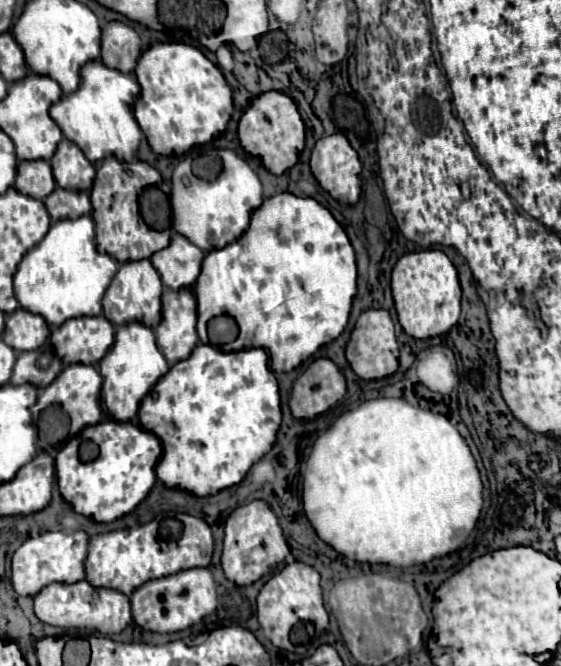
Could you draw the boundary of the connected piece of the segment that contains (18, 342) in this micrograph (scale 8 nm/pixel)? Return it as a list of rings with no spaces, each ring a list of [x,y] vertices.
[[[18,308],[14,310],[14,314],[6,318],[2,340],[16,352],[24,352],[24,350],[40,348],[48,336],[50,336],[50,328],[42,316]]]

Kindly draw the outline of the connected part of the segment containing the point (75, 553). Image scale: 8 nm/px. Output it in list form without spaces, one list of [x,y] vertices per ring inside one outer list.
[[[78,530],[74,534],[66,532],[44,532],[36,538],[28,538],[12,556],[12,586],[16,594],[20,596],[36,596],[44,586],[50,582],[60,582],[60,584],[74,584],[84,580],[84,558],[88,550],[88,534]]]

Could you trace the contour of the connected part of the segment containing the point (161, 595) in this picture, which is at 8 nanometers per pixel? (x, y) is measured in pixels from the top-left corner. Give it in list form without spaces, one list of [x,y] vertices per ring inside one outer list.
[[[188,568],[188,570],[180,570],[178,574],[150,580],[142,584],[138,590],[134,590],[130,602],[132,602],[134,622],[144,630],[162,632],[162,634],[186,630],[196,622],[200,622],[204,616],[212,614],[218,606],[216,584],[208,568]]]

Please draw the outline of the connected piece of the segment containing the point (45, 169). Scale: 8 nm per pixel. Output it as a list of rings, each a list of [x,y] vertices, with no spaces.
[[[30,160],[18,164],[18,176],[14,186],[26,196],[42,200],[56,188],[56,182],[52,176],[52,168],[46,160]]]

